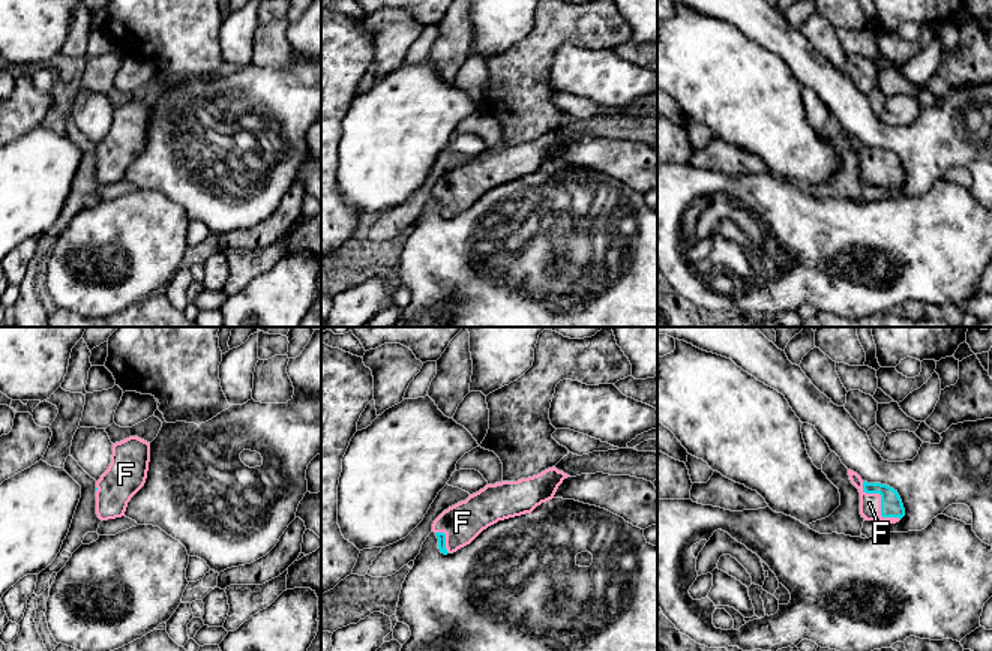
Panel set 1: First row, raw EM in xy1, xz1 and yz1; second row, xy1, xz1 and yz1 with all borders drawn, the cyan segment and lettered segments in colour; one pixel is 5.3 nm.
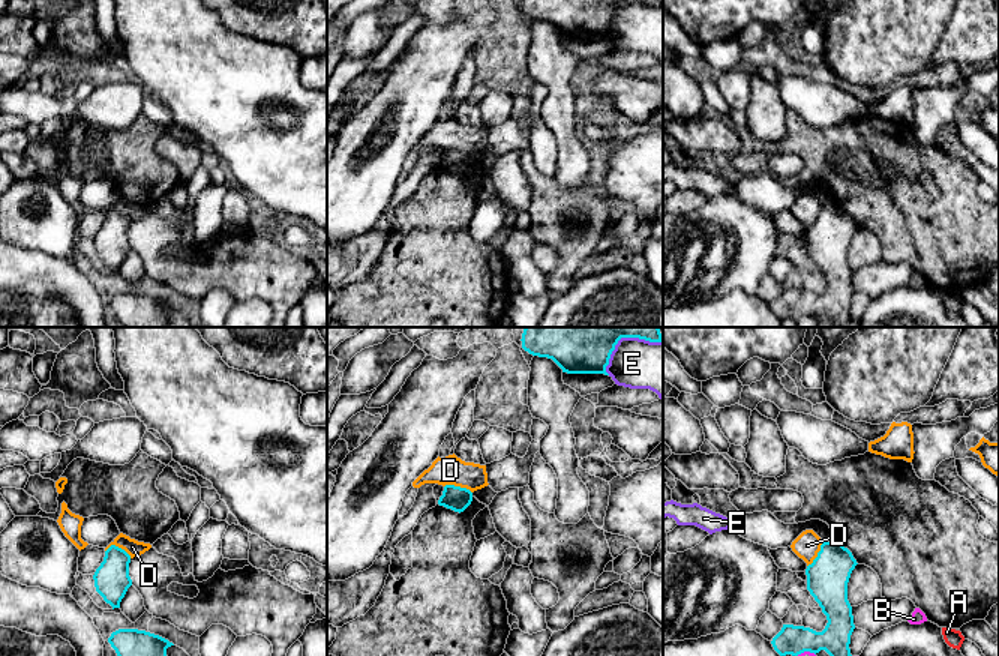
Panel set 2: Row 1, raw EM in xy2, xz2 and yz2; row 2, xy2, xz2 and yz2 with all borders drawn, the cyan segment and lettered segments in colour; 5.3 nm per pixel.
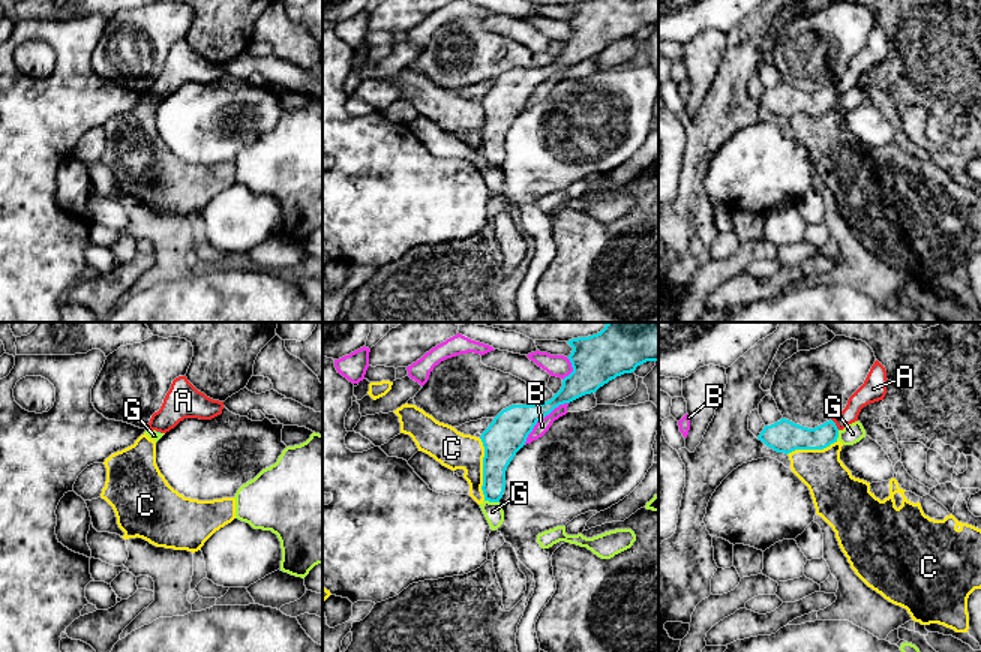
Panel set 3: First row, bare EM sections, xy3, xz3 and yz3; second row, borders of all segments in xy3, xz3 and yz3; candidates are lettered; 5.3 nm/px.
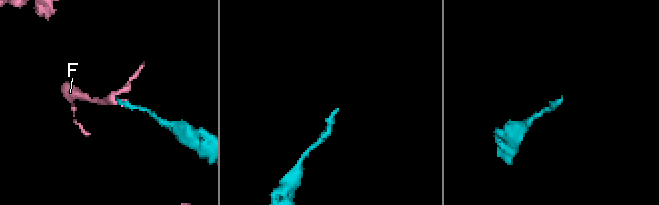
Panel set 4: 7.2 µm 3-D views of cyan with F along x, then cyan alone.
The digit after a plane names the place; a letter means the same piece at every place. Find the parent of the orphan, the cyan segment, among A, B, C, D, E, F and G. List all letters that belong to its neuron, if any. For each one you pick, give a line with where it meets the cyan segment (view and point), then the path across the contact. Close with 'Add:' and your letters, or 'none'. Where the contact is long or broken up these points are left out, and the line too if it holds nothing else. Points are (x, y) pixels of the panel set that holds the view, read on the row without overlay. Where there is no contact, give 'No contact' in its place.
A: Touches cyan at yz3 (834, 89). Path across: yz3 (789, 101), (822, 101), (834, 89), (867, 57)
F: Touches cyan at yz1 (881, 167)
Add: A, F

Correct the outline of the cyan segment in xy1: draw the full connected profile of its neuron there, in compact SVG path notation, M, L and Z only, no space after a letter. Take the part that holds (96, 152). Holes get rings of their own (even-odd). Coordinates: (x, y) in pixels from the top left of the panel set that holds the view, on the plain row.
M129 100L113 108L111 128L96 146L96 178L101 184L125 180L128 166L144 150L150 106Z

